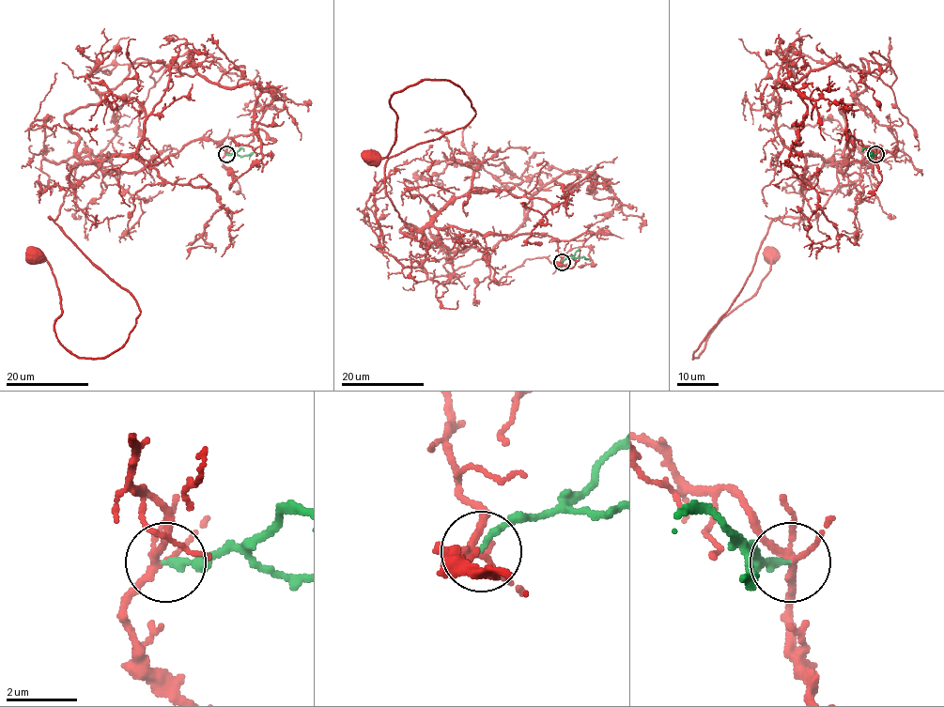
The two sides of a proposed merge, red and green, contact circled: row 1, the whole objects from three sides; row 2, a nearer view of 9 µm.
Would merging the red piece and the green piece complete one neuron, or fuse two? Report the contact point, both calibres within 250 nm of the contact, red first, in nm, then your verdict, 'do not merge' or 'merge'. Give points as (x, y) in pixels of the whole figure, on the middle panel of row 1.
(562, 262) | 190/190 nm | do not merge

